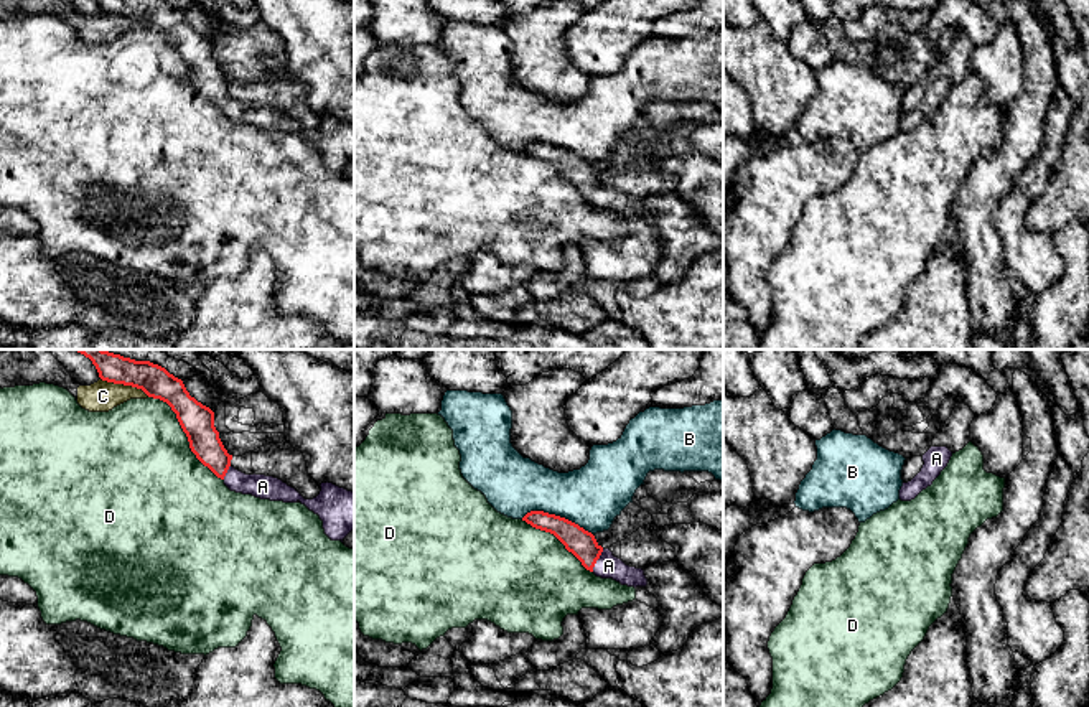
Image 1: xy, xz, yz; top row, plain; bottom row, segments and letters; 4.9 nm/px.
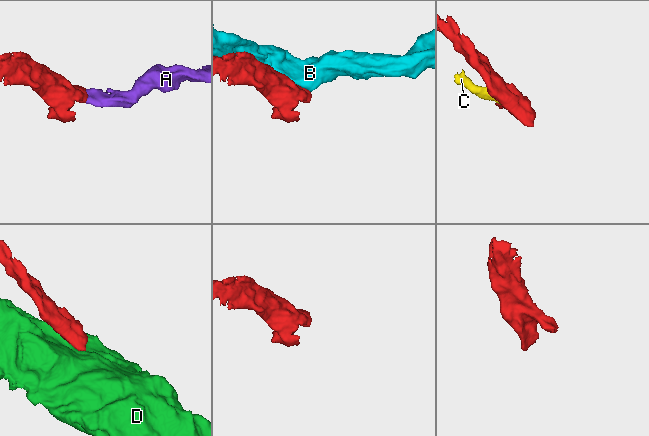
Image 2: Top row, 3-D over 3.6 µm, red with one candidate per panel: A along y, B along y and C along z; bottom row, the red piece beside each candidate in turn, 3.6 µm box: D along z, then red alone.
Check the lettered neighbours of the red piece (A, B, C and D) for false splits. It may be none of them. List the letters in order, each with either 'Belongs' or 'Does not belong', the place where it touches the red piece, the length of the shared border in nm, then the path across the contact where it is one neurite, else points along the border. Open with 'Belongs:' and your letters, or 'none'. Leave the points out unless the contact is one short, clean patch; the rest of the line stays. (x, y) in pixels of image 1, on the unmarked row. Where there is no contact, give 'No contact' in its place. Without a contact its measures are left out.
Belongs: A
A: Belongs. Touches red at xz (597, 190). Shared border 130 nm. Path across: xz (580, 173), (597, 190), (608, 196)
B: Does not belong. Touches red at xz (557, 147). Shared border 360 nm
C: Does not belong. Touches red at xy (126, 15). Shared border 260 nm
D: Does not belong. Touches red at xy (186, 66). Shared border 550 nm

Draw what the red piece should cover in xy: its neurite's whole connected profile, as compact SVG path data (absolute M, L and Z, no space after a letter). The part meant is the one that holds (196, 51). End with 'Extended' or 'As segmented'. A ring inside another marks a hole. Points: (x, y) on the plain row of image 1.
M97 0L107 13L142 20L148 28L166 33L188 68L196 89L236 124L260 130L300 132L323 152L325 165L341 171L354 160L354 124L333 114L321 114L313 130L305 130L295 119L278 109L245 105L231 96L232 86L224 79L214 58L214 43L189 26L181 10L166 0Z. Extended

